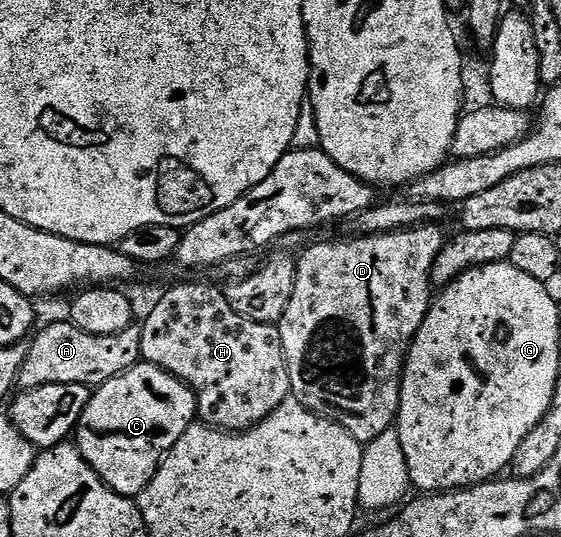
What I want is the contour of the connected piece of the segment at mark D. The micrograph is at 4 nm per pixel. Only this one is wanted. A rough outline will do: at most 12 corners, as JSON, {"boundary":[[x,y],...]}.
{"boundary":[[436,224],[299,255],[291,397],[393,429],[446,241]]}

